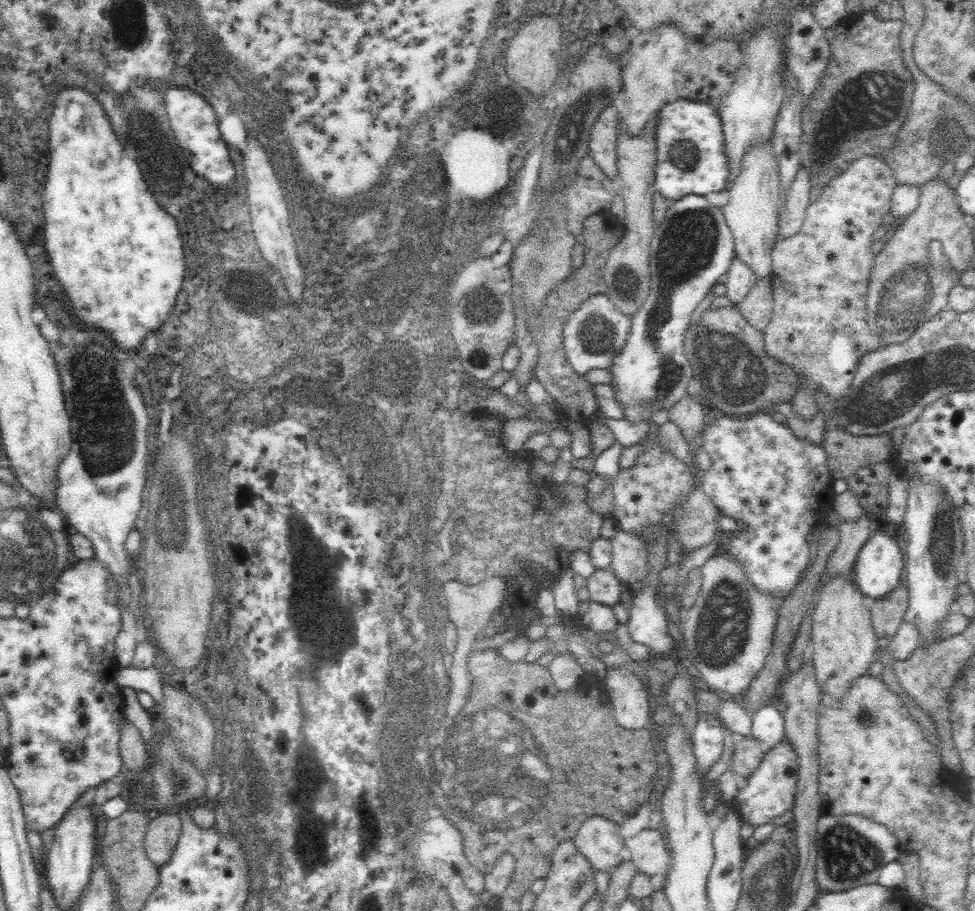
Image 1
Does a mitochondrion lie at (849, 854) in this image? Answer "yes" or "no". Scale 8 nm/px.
yes

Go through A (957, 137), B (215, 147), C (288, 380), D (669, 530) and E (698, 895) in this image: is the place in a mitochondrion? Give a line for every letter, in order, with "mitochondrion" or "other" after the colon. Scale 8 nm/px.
A: mitochondrion
B: other
C: mitochondrion
D: other
E: other

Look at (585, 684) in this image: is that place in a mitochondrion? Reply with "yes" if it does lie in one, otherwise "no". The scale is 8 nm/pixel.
no

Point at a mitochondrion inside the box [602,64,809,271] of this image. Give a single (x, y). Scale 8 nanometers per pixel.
(686, 156)

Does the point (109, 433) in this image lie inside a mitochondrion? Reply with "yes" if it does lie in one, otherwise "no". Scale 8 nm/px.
yes

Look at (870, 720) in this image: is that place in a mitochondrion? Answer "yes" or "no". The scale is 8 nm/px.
yes

